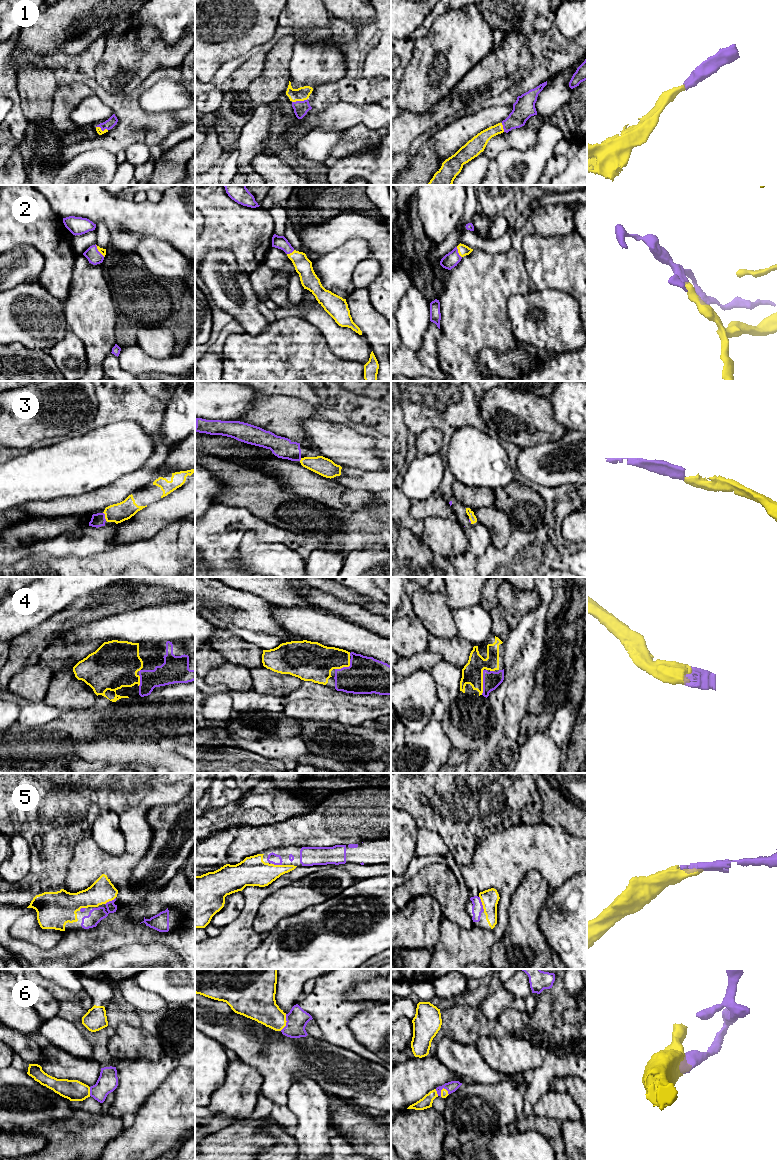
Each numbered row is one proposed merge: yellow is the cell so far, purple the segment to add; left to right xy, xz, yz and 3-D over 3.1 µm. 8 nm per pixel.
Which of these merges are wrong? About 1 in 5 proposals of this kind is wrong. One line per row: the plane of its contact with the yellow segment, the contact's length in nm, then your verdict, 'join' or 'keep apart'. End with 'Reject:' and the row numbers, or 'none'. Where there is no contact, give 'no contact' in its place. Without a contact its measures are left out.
1: meets yellow in xz; contact 130 nm long; join
2: meets yellow in yz; contact 100 nm long; join
3: meets yellow in xy; contact 80 nm long; join
4: meets yellow in yz; contact 200 nm long; join
5: meets yellow in yz; contact 130 nm long; join
6: meets yellow in xz; contact 140 nm long; join
Reject: none

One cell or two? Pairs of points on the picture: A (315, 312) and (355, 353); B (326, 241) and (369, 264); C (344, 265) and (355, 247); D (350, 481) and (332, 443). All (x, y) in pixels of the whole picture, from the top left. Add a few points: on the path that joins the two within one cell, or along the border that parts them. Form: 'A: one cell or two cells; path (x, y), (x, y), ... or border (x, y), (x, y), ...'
A: one cell; path (324, 322), (345, 343)
B: two cells; border (370, 256), (378, 262), (380, 267)
C: one cell; path (344, 261), (352, 251)
D: two cells; border (342, 466), (364, 468), (366, 470)

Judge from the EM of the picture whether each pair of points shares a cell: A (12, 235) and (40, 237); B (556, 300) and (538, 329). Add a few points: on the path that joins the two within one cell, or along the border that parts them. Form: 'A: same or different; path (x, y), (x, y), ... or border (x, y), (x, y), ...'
A: same; path (19, 235), (33, 235)
B: same; path (556, 307), (555, 312), (545, 322)

